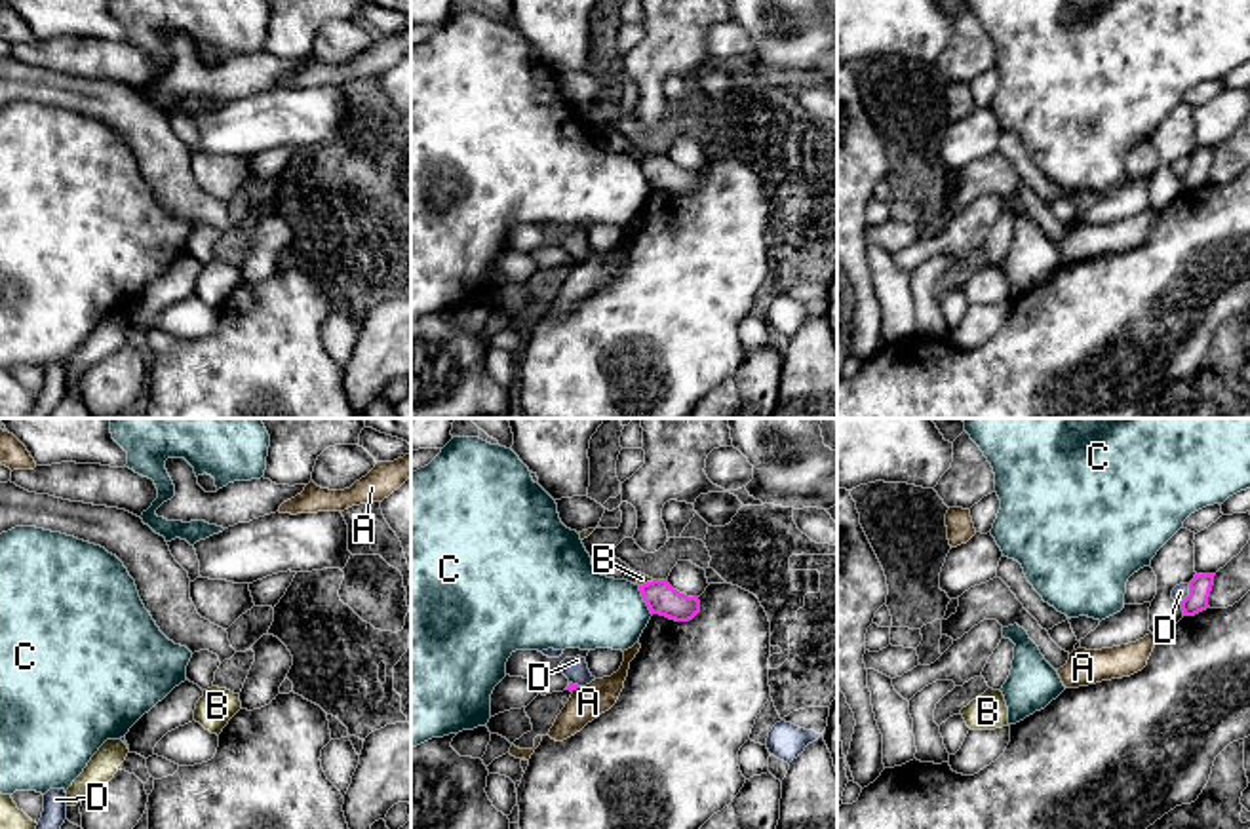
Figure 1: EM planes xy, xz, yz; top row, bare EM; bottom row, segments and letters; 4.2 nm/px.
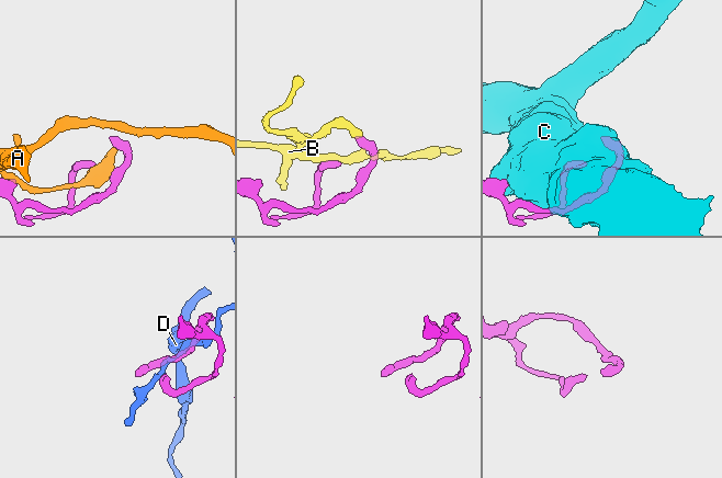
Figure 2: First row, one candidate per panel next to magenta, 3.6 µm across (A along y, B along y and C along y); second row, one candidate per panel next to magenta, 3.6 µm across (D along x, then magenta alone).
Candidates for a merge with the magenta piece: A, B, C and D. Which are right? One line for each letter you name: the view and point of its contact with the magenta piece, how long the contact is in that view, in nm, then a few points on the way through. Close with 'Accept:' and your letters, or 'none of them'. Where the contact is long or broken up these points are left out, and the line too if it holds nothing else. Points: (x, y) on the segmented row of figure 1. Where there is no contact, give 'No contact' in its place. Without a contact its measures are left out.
Accept: none of them

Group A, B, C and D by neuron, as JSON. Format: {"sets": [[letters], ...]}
{"sets": [["A"], ["B"], ["C"], ["D"]]}

